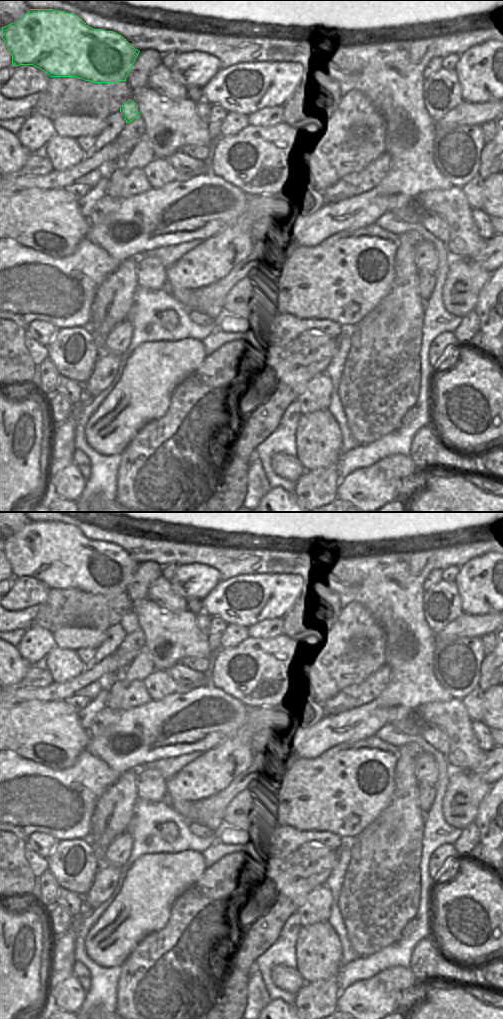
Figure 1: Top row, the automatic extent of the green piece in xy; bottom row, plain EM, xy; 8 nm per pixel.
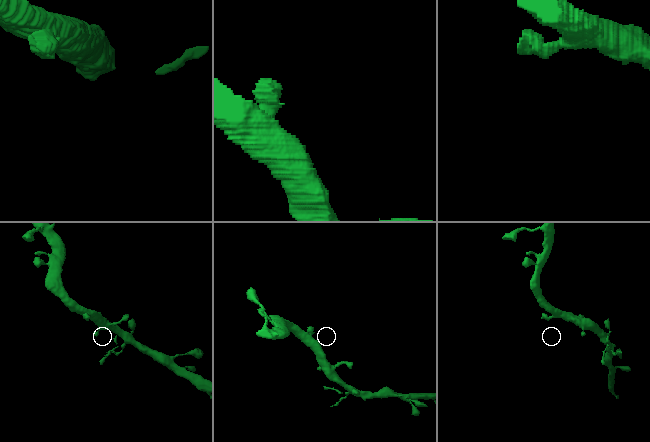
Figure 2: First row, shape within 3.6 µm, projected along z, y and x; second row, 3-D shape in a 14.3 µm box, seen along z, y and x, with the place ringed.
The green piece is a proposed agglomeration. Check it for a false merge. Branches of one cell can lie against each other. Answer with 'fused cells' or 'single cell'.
single cell

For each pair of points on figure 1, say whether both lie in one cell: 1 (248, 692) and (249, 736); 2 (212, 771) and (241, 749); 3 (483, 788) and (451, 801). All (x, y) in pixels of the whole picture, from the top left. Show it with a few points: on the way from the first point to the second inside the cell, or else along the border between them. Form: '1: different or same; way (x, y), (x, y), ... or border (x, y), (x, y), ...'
1: different; border (248, 710), (262, 709), (268, 710), (271, 713)
2: same; way (220, 763), (229, 752), (233, 751)
3: same; way (475, 789), (469, 790), (459, 800)

